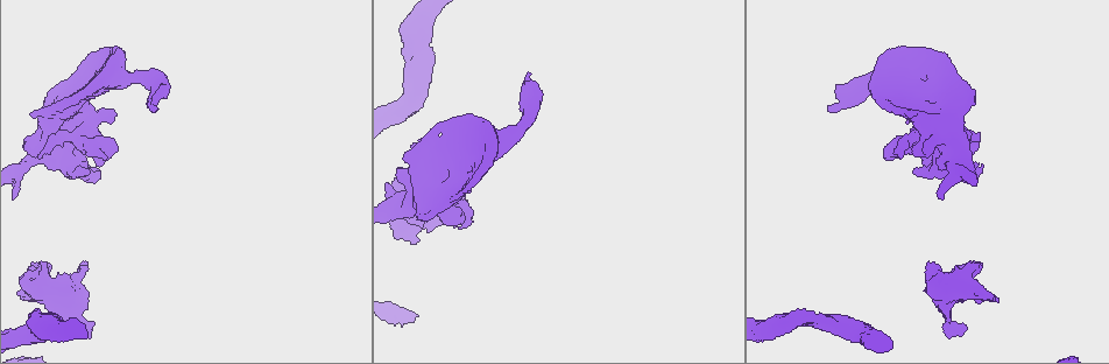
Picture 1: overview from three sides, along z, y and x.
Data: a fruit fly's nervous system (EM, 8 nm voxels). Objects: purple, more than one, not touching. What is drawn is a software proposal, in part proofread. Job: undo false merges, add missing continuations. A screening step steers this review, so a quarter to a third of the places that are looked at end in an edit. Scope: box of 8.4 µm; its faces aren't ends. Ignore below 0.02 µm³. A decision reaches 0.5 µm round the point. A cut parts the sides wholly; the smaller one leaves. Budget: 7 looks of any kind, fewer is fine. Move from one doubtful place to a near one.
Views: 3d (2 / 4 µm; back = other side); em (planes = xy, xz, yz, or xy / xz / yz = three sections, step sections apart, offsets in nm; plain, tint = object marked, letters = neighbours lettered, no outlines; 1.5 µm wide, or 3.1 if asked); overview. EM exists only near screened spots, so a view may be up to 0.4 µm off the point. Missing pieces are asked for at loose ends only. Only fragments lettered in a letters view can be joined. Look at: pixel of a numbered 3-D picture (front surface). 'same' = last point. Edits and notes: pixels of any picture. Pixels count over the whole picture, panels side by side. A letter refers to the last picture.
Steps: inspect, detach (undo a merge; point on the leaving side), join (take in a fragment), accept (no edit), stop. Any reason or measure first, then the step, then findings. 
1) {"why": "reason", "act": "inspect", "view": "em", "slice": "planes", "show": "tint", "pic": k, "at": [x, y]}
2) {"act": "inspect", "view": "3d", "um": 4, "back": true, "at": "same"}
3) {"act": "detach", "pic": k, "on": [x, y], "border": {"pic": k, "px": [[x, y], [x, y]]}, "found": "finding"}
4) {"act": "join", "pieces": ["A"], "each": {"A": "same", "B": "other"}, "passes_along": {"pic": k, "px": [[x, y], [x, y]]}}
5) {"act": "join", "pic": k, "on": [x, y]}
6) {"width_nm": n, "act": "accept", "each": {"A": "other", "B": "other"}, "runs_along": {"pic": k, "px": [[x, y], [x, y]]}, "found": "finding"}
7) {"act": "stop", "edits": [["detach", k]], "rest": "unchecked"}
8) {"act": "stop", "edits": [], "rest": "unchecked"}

{"why": "an open end", "act": "inspect", "view": "3d", "um": 4, "pic": 1, "at": [160, 90]}

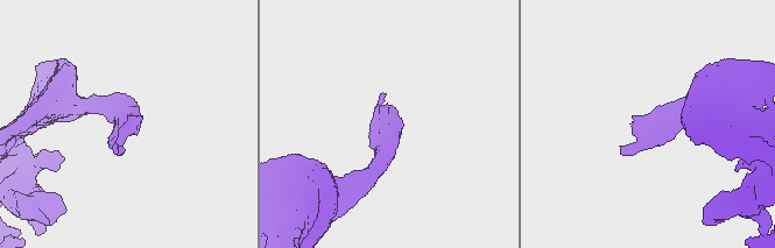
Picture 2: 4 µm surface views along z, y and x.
{"why": "need the tissue", "act": "inspect", "view": "em", "slice": "yz", "step": 4, "show": "letters", "pic": 2, "at": [633, 123]}

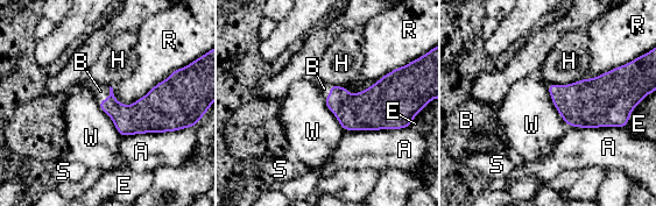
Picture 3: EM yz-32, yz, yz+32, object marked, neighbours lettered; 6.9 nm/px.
{"act": "inspect", "view": "em", "slice": "planes", "show": "letters", "at": "same"}

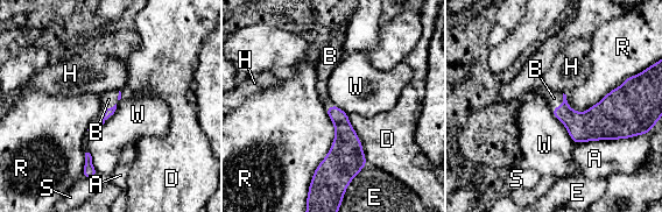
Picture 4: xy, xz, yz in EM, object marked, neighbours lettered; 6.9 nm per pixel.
{"longest_contact_nm": ["R", 550], "act": "join", "pic": 4, "on": [108, 99], "each": {"A": "other", "B": "same", "D": "other", "E": "other", "H": "other", "R": "other", "S": "other", "W": "other"}, "found": "it goes on there"}

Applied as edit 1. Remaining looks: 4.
{"act": "inspect", "view": "3d", "um": 4, "back": true, "pic": 1, "at": [118, 147]}

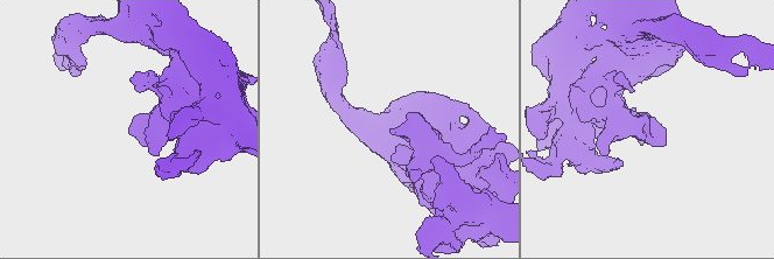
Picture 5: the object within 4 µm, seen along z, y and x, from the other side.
{"act": "inspect", "view": "em", "slice": "xy", "step": 4, "show": "tint", "pic": 5, "at": [128, 131]}

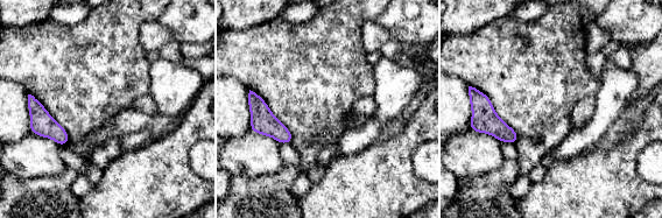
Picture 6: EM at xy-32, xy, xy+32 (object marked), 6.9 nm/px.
{"why": "cut it another way", "act": "inspect", "view": "em", "slice": "planes", "show": "letters", "at": "same"}

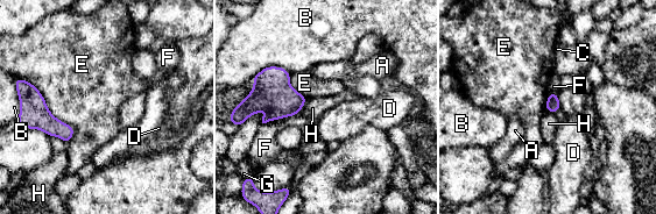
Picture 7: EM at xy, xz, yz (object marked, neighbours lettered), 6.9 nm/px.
{"act": "accept", "each": {"A": "other", "B": "other", "C": "other", "D": "other", "E": "other", "F": "other", "G": "other", "H": "other"}, "border": {"pic": 7, "px": [[296, 114], [262, 123]]}, "found": "none of them fits"}

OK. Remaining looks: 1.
{"why": "tapers out", "act": "inspect", "view": "em", "slice": "planes", "show": "letters", "pic": 1, "at": [82, 261]}

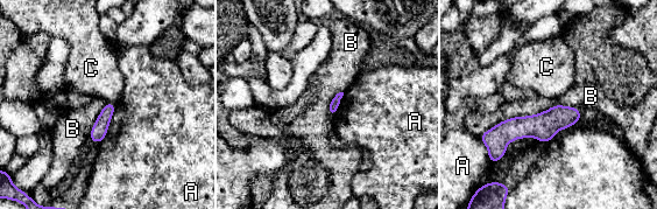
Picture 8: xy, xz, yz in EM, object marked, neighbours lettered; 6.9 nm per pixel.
{"act": "accept", "each": {"A": "other", "B": "other", "C": "other"}, "border": {"pic": 8, "px": [[579, 108], [514, 116], [479, 137]]}, "found": "none of them fits"}

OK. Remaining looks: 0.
{"act": "stop", "edits": [["join", 4]], "rest": "unchecked"}

